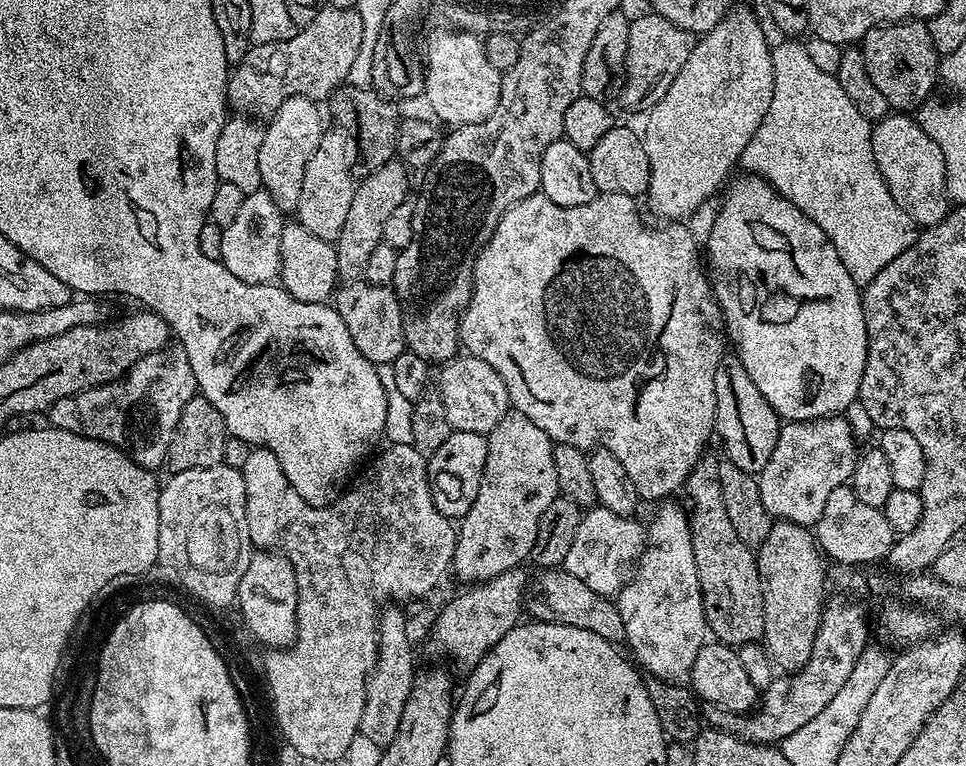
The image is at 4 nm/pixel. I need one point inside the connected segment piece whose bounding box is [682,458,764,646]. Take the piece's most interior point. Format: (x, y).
(728, 575)

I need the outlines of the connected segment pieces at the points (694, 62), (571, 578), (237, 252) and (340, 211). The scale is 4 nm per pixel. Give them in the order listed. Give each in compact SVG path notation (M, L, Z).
M733 7L714 30L703 33L693 43L690 58L686 58L686 66L678 70L678 78L674 78L670 90L646 113L648 121L642 127L648 159L646 201L654 215L661 216L664 222L683 221L688 218L684 216L698 211L716 191L721 191L722 185L733 175L732 167L739 165L742 150L746 150L758 126L762 126L762 118L766 118L766 110L770 110L773 90L770 40L764 37L764 28L754 13Z
M561 566L558 568L546 568L540 571L537 571L537 576L533 575L530 580L530 595L526 600L526 608L527 611L532 611L531 619L533 621L539 622L541 624L565 624L566 626L578 626L582 630L590 630L594 634L598 634L598 638L602 638L603 640L610 640L613 642L620 642L624 640L624 627L622 626L622 614L618 614L618 610L616 609L615 599L609 598L607 595L602 593L596 593L591 585L588 582L583 581L582 578L576 578L574 574L569 572L567 567Z
M264 190L247 193L230 226L224 228L220 262L247 284L271 283L280 273L281 232L284 216Z
M332 126L321 134L314 154L305 166L302 177L302 190L298 197L297 208L294 211L295 219L310 234L318 234L318 238L333 242L342 234L342 226L346 222L346 214L350 210L350 202L354 202L357 181L352 180L352 167L358 161L356 139L352 133L339 127Z

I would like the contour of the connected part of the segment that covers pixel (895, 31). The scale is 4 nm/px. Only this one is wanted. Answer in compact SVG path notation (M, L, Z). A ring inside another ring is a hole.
M901 20L871 28L864 35L862 51L866 74L870 74L870 82L882 90L882 98L886 98L889 109L916 110L929 99L927 96L936 84L936 76L938 80L938 53L932 44L927 23Z

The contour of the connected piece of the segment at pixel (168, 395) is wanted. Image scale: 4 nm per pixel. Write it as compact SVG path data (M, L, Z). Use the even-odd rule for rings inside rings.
M165 346L154 354L146 354L146 358L134 362L132 369L119 380L58 398L58 402L46 410L46 416L52 419L49 420L51 427L70 430L70 434L109 444L127 454L138 466L149 470L159 469L159 464L163 465L168 459L170 438L174 434L174 426L178 426L178 414L182 414L182 406L186 406L186 402L190 402L190 398L198 392L194 370L190 370L190 358L183 347L172 347Z

